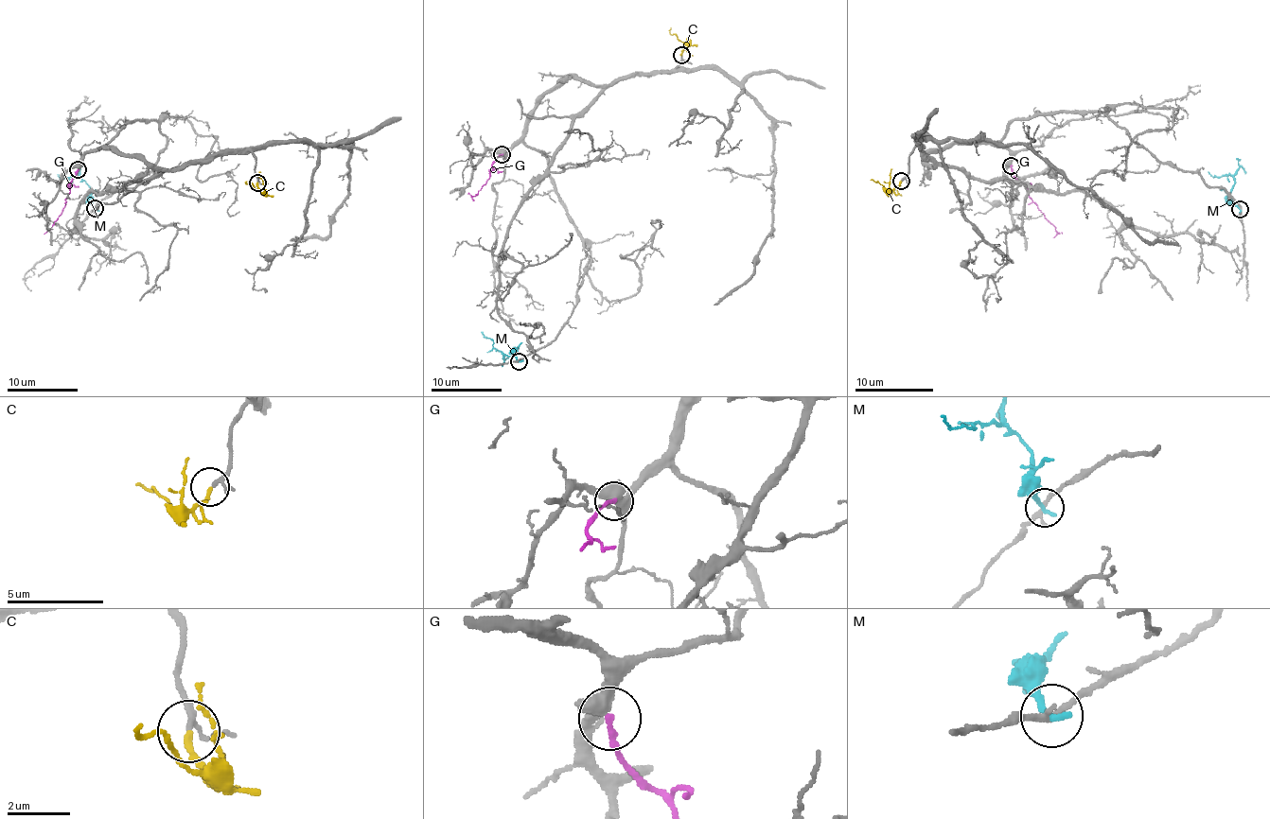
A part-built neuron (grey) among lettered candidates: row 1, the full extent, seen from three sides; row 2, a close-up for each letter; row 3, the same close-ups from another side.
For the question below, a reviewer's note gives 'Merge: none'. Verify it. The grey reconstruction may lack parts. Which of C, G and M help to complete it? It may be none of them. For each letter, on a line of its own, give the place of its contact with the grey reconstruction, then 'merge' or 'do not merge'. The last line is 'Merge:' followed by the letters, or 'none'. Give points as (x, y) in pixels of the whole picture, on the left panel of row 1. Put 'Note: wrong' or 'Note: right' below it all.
C: (257, 182) | merge
G: (78, 169) | do not merge
M: (95, 208) | do not merge
Merge: C
Note: wrong

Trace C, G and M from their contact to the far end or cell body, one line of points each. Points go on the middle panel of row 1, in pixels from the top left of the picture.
C: (681, 55), (685, 44), (669, 32), (671, 27)
G: (502, 154), (479, 193), (473, 197), (467, 193)
M: (519, 360), (514, 352), (505, 355), (498, 352), (489, 338), (480, 332)

